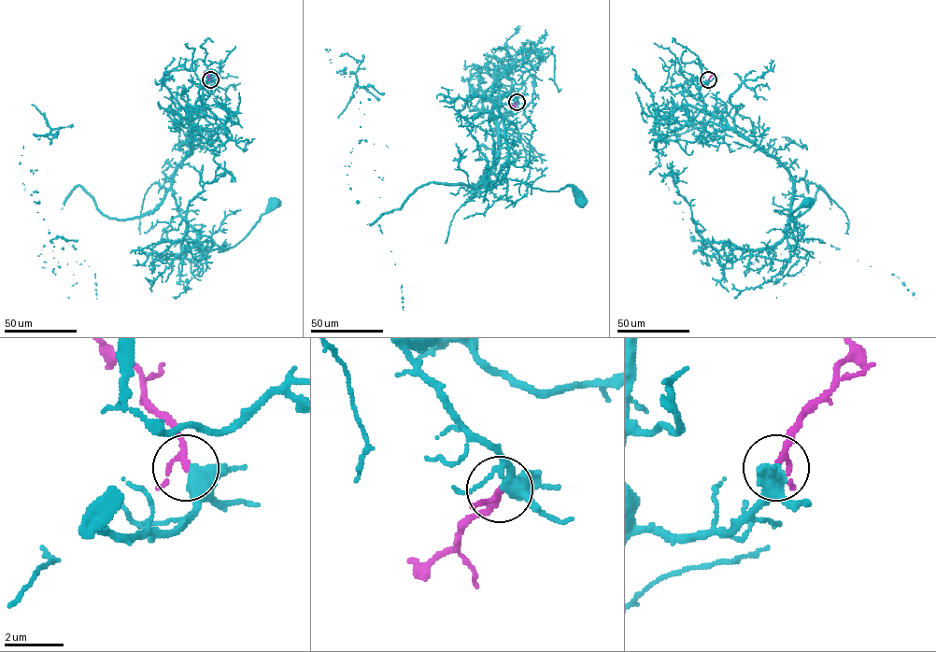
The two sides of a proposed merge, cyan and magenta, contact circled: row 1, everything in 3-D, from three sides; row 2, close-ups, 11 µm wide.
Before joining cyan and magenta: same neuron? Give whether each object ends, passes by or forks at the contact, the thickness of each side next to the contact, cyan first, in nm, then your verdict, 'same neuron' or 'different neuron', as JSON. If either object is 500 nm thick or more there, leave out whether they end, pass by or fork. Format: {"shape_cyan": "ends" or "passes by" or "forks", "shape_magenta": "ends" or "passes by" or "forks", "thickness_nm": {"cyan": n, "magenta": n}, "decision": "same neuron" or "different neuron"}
{"shape_cyan": "passes by", "shape_magenta": "passes by", "thickness_nm": {"cyan": 440, "magenta": 170}, "decision": "same neuron"}

